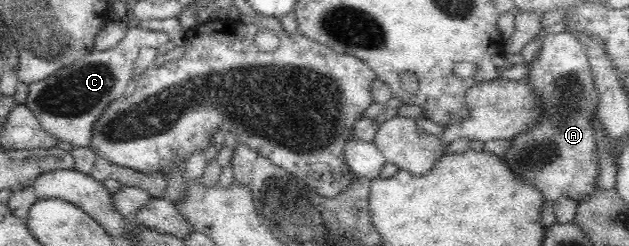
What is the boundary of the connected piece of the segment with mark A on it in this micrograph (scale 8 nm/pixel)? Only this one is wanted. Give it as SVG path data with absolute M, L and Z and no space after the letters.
M566 31L548 35L541 43L541 48L537 57L530 62L525 62L525 66L527 67L526 80L529 81L529 86L533 88L531 92L533 92L534 95L536 95L536 99L538 99L538 104L536 105L538 105L538 111L540 111L540 114L538 114L538 120L536 120L536 124L534 124L534 126L524 128L522 132L518 132L518 134L510 140L511 145L507 148L506 153L503 157L500 157L500 159L506 163L506 167L510 168L512 175L514 175L516 179L522 179L522 181L530 183L532 187L536 187L538 192L542 193L542 206L547 202L553 203L562 197L574 199L576 202L584 200L584 197L592 194L596 190L599 173L599 158L594 130L594 116L597 112L597 104L599 103L599 93L594 85L593 72L591 71L589 58L587 57L587 49L578 43L578 39L574 39L574 37Z

